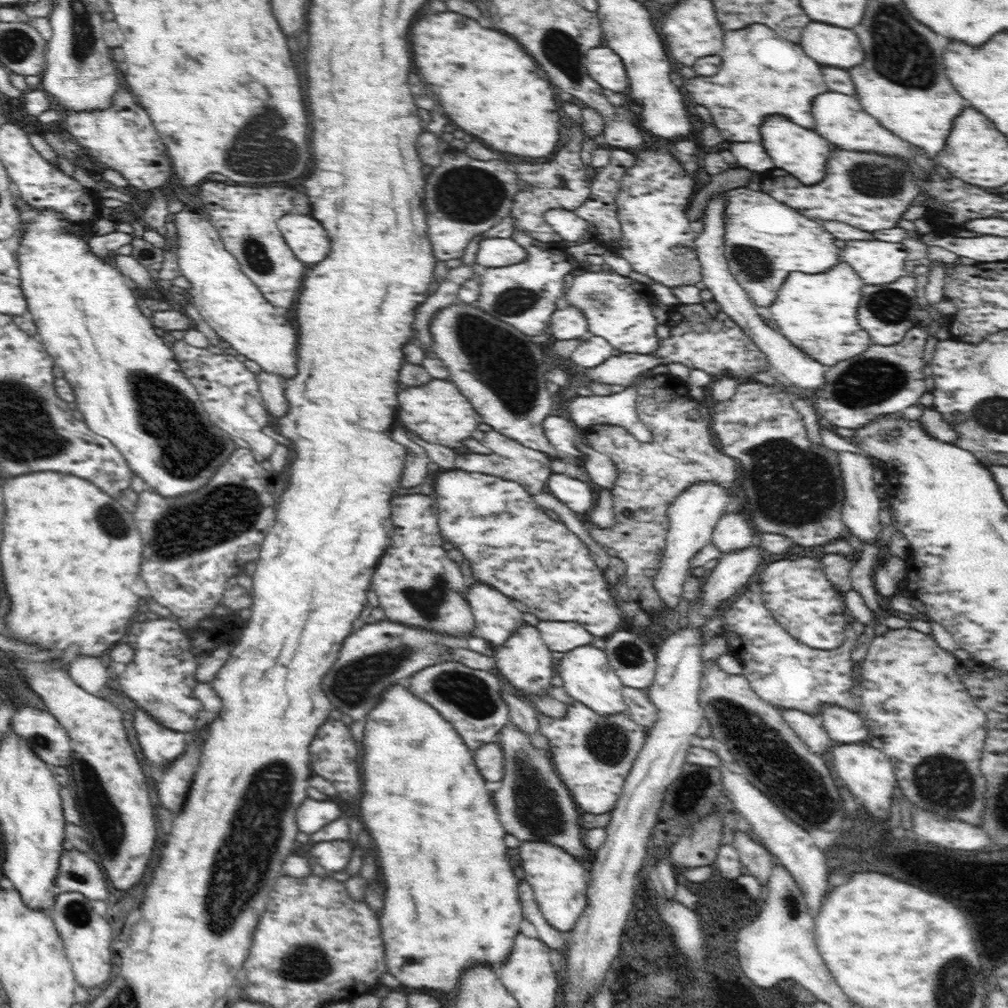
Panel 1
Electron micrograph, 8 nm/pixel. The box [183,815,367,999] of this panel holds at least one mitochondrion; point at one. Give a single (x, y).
(307, 963)

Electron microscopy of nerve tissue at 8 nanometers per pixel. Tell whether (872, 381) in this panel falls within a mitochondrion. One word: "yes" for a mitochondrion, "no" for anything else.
yes

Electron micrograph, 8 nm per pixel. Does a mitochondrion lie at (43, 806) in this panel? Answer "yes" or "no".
no

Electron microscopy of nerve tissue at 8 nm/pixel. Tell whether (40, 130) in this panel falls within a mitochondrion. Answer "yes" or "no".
no

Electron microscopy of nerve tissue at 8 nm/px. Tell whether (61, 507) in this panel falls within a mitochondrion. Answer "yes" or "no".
no

